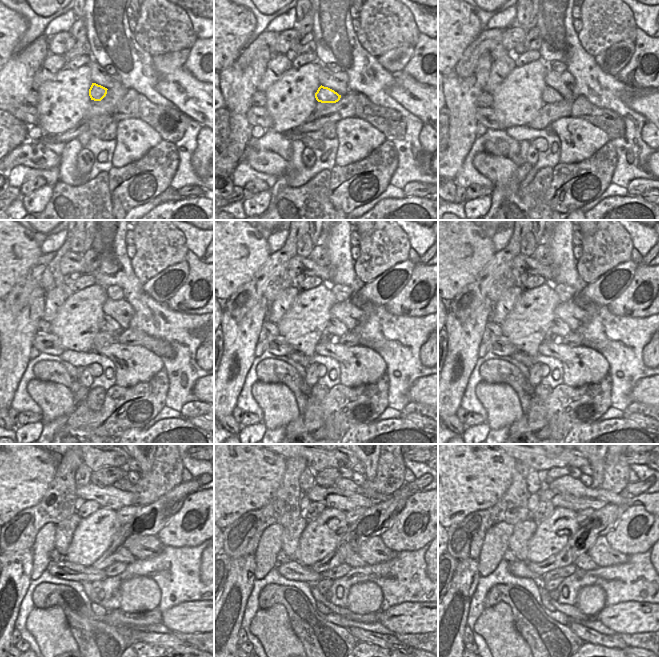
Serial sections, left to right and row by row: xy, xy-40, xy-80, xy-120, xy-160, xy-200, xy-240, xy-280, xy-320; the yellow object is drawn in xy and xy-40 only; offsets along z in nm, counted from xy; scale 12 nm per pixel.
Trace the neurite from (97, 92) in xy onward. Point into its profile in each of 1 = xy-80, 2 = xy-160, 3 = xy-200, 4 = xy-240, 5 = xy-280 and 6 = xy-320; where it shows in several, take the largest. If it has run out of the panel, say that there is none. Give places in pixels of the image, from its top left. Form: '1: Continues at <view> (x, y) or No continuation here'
1: Continues at xy-80 (549, 95)
2: Continues at xy-160 (335, 327)
3: Continues at xy-200 (558, 326)
4: Continues at xy-240 (122, 555)
5: Continues at xy-280 (353, 560)
6: Continues at xy-320 (584, 561).

